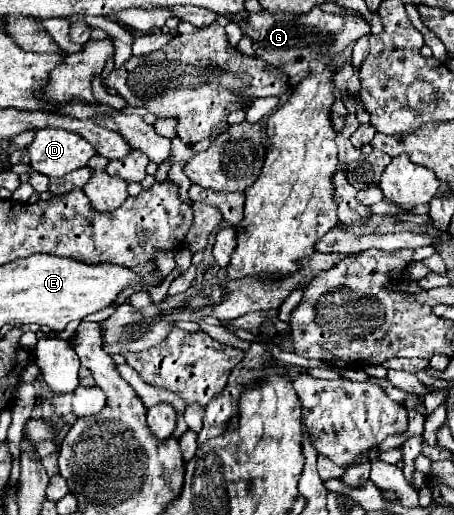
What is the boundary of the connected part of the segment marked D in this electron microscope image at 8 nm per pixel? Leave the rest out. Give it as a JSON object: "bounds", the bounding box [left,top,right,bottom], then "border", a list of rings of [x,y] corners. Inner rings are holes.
{"bounds":[28,128,96,178],"border":[[[44,128],[36,132],[28,154],[30,166],[36,172],[48,178],[62,178],[64,174],[86,166],[96,150],[74,132]]]}

